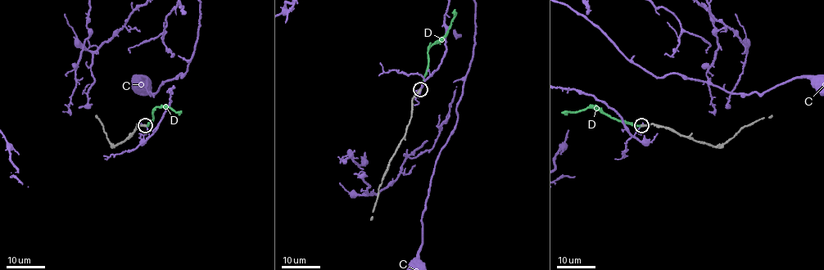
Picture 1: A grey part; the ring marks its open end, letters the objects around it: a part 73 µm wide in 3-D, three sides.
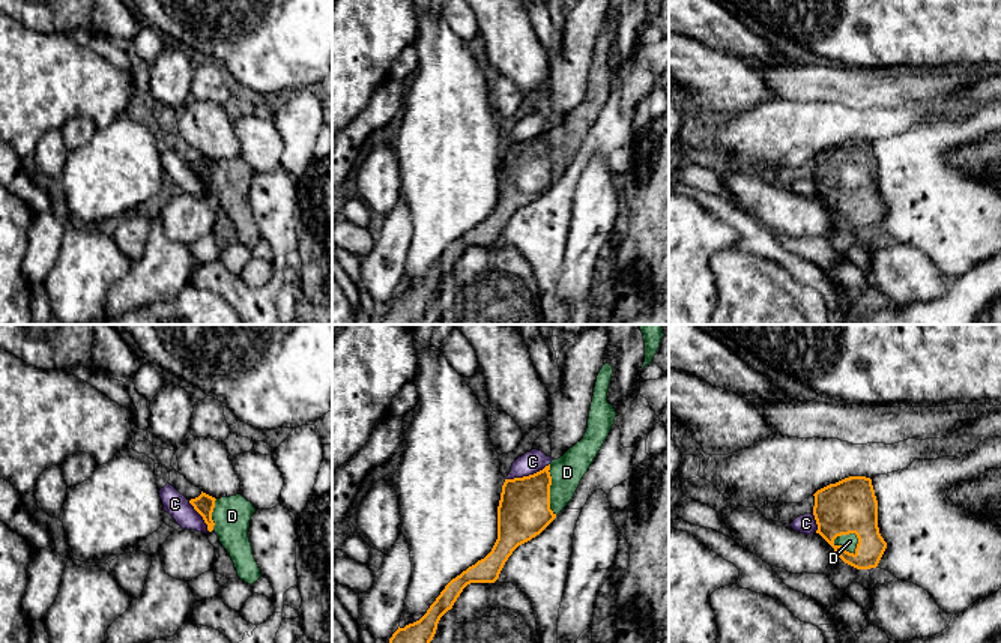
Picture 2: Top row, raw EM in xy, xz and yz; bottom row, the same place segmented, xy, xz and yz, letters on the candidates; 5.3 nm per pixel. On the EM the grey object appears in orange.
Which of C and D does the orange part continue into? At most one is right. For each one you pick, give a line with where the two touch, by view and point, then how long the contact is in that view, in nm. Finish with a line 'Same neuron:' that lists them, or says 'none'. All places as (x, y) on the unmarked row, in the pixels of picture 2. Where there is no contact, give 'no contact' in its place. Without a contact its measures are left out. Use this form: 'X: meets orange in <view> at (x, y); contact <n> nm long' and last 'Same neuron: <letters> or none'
D: meets orange in yz at (842, 211); contact 150 nm long
Same neuron: D

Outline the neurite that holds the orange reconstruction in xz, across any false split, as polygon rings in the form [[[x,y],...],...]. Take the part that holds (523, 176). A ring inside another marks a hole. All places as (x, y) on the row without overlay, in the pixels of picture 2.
[[[604,27],[594,51],[588,92],[580,105],[543,134],[505,143],[497,170],[497,203],[491,215],[452,242],[427,276],[400,291],[377,325],[415,325],[433,303],[440,281],[470,246],[494,246],[513,215],[540,198],[573,162],[582,141],[607,102],[616,81],[607,56],[613,30]]]

